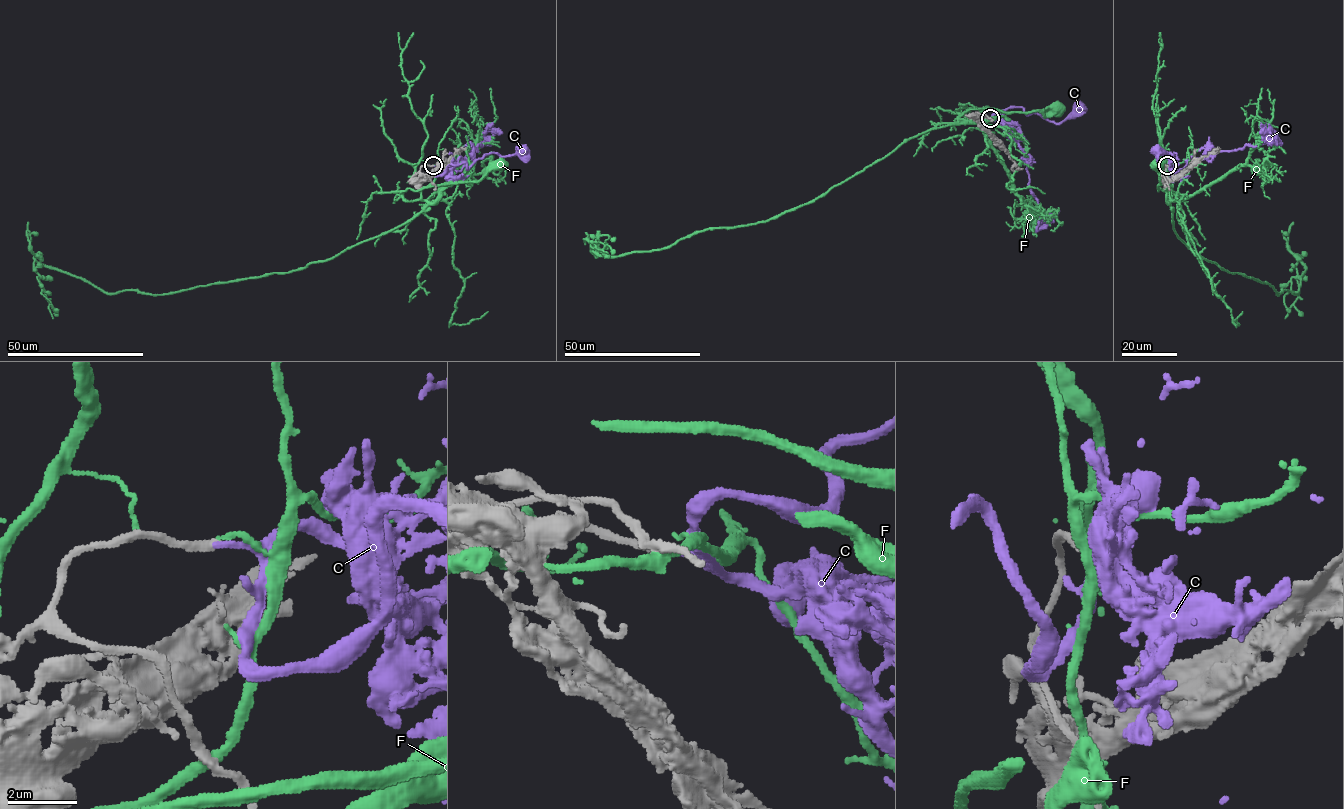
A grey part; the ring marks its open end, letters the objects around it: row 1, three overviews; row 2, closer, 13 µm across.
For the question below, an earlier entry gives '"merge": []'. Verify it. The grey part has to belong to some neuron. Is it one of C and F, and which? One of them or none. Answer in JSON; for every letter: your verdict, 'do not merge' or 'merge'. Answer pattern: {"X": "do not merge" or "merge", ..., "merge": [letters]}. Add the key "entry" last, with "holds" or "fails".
{"C": "do not merge", "F": "do not merge", "merge": [], "entry": "holds"}

